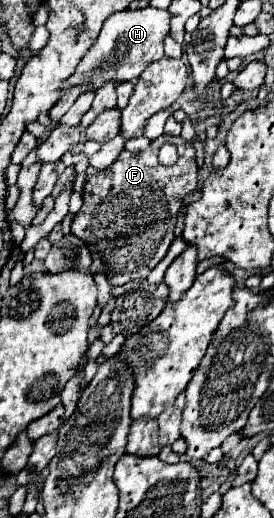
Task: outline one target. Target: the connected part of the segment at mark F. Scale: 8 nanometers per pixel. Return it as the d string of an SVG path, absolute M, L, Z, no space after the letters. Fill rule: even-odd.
M160 136L156 138L146 150L132 154L122 152L120 158L108 170L94 170L92 166L86 170L86 184L84 184L84 204L72 222L72 234L82 238L92 254L90 272L104 272L112 286L122 286L136 278L146 278L152 268L166 256L172 240L174 240L174 226L176 216L182 206L182 198L196 190L198 186L198 166L196 166L196 150L190 142L184 142L180 136ZM164 142L170 142L178 150L178 160L172 166L162 166L158 162L158 150Z

